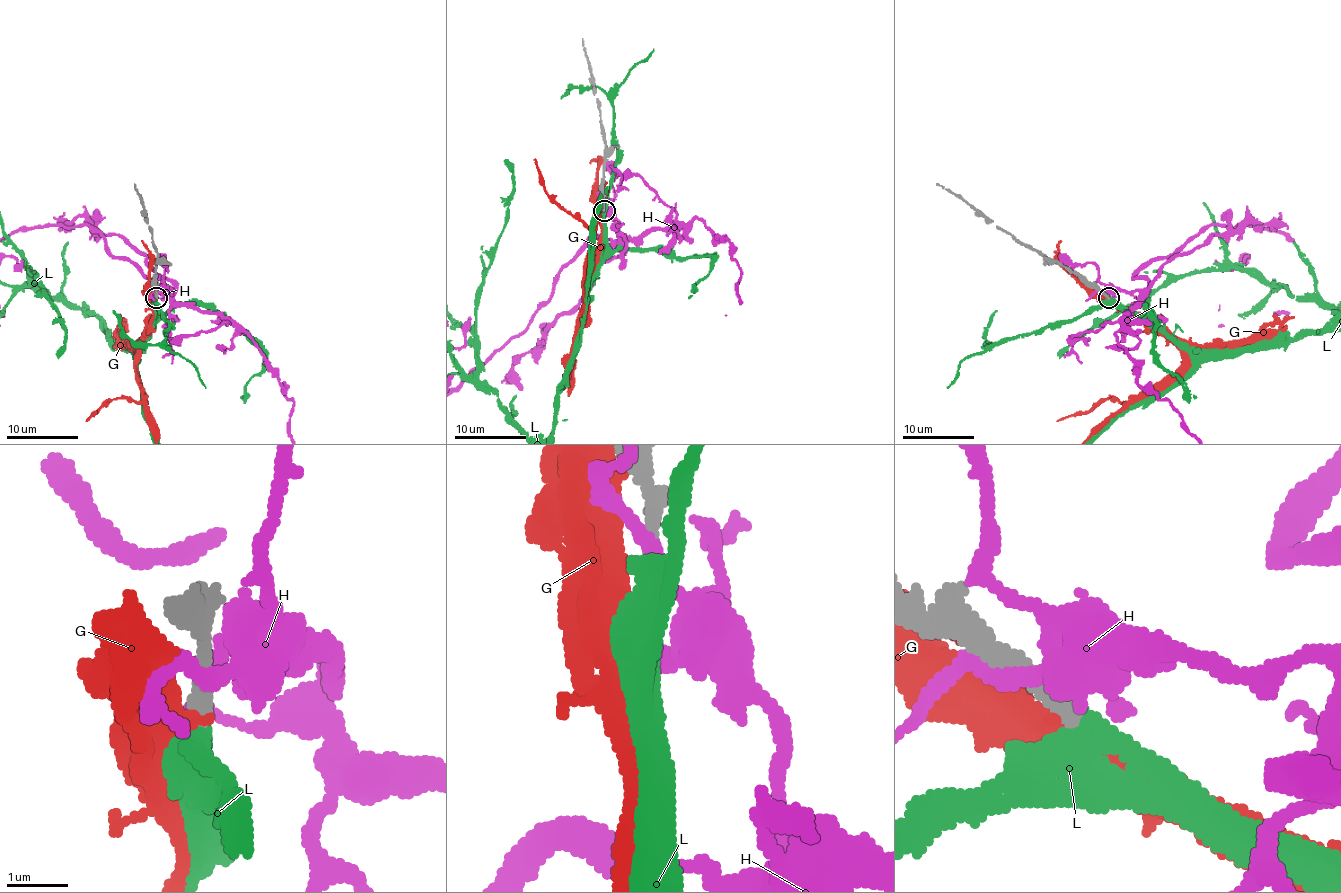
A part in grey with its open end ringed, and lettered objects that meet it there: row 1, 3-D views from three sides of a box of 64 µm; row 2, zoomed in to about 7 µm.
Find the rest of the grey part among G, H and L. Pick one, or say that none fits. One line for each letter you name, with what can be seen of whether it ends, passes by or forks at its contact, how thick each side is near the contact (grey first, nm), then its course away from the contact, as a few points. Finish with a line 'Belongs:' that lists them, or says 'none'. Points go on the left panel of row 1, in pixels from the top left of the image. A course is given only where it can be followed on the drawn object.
L: it ends | 360/460 nm
Belongs: L

